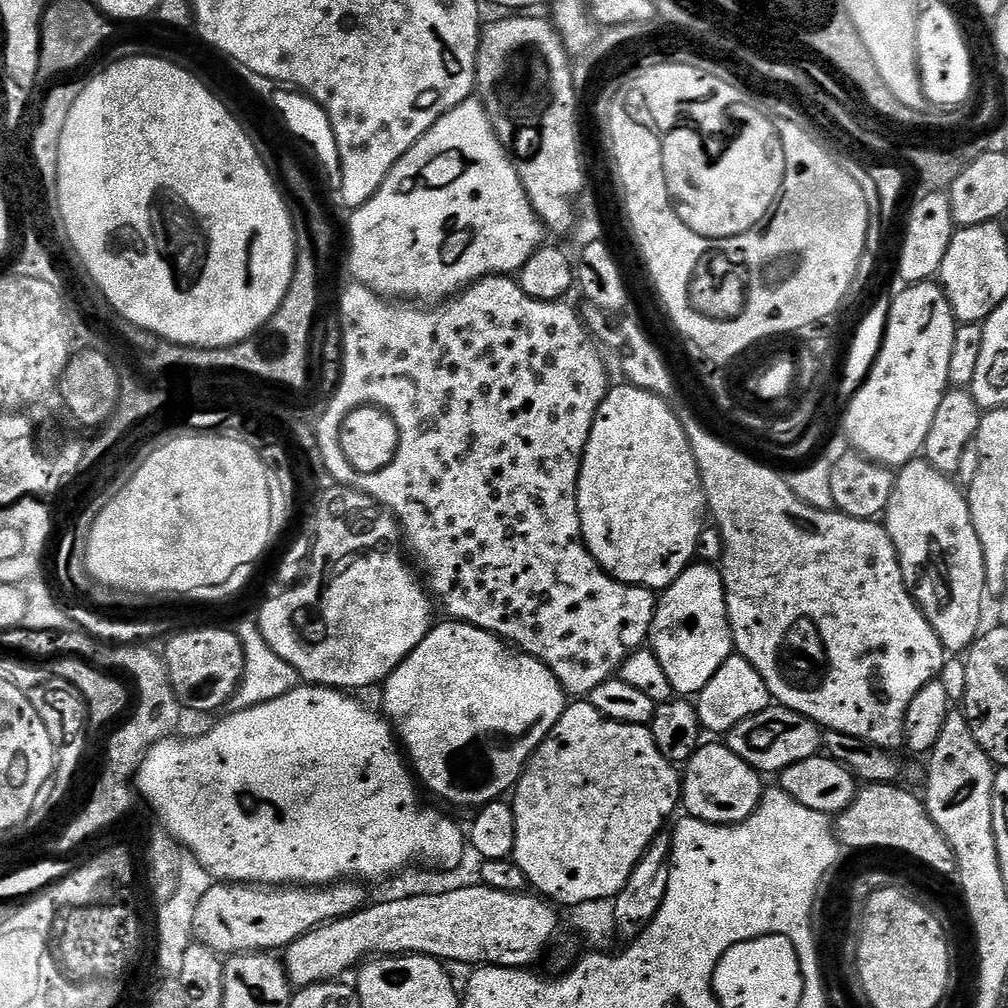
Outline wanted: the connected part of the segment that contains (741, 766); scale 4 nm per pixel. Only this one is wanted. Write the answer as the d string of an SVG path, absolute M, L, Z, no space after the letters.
M701 743L700 749L688 759L687 764L682 768L682 808L687 815L702 822L711 824L741 824L750 814L756 812L760 805L760 798L766 791L766 784L763 784L761 773L751 768L738 754L729 750L727 743L708 744Z

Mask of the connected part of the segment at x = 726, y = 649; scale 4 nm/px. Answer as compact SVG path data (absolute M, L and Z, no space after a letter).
M693 562L673 584L659 593L652 623L650 647L662 662L673 693L695 697L733 655L732 627L724 597L724 579L717 565Z

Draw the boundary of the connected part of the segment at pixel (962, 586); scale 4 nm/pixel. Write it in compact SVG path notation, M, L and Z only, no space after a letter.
M923 458L912 460L899 469L892 497L882 517L902 566L904 582L914 590L916 605L930 622L934 634L942 642L945 653L964 654L971 648L976 637L981 635L980 623L984 620L984 596L986 597L986 570L982 542L974 530L970 518L968 497L961 485Z

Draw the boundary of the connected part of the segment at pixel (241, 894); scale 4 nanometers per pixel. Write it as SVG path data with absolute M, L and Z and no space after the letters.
M216 882L197 904L193 933L199 943L224 958L239 956L242 952L275 953L277 950L286 950L299 936L314 930L319 924L328 924L359 912L370 900L364 888L367 887L360 882L337 882L327 886L257 886Z

